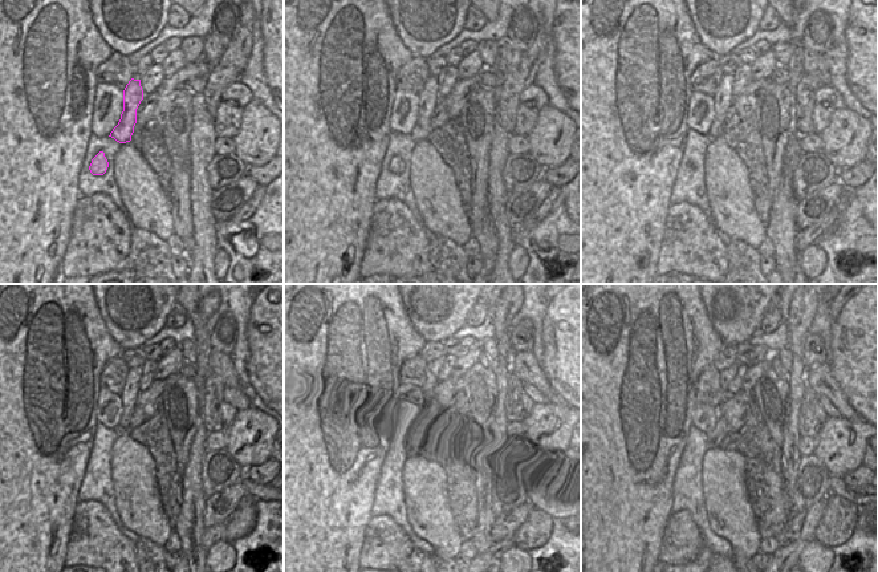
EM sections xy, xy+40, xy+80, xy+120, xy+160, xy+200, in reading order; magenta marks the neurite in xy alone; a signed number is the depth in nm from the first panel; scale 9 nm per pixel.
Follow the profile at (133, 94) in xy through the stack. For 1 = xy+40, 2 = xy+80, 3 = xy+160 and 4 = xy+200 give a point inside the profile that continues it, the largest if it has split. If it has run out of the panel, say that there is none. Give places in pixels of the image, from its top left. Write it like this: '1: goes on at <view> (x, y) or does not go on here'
1: goes on at xy+40 (427, 98)
2: goes on at xy+80 (723, 98)
3: goes on at xy+160 (433, 369)
4: goes on at xy+200 (730, 373)

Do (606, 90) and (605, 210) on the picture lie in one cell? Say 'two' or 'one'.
one

